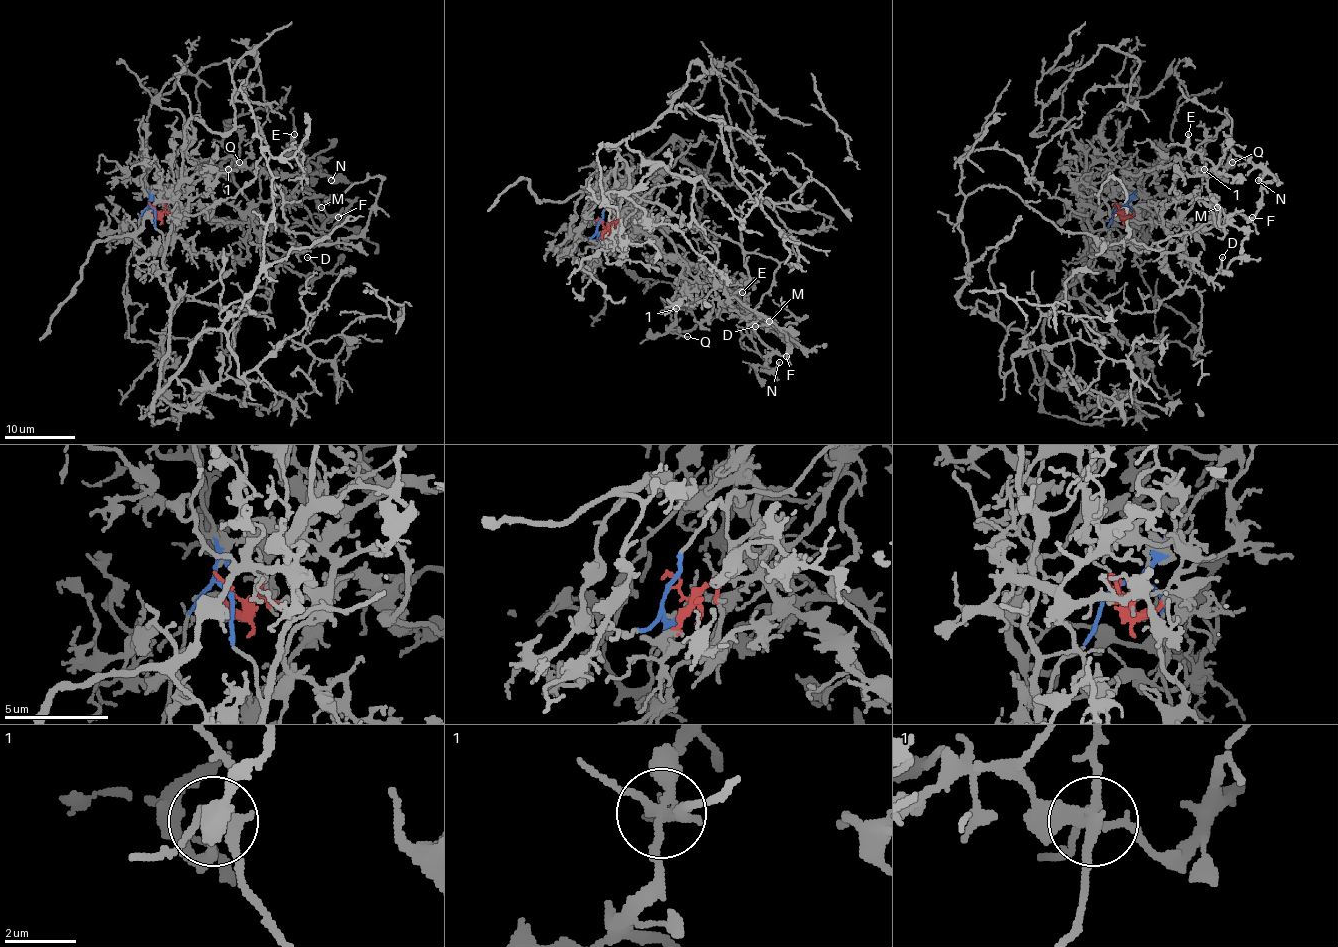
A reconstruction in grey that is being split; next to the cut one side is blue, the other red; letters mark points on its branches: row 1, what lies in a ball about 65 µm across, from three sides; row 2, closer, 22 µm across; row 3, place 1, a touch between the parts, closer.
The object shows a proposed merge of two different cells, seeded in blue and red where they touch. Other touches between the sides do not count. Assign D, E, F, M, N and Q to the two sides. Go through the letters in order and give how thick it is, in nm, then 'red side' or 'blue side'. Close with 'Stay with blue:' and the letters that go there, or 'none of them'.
D: 110 nm thick; red side
E: 280 nm thick; red side
F: 160 nm thick; red side
M: 130 nm thick; red side
N: 190 nm thick; red side
Q: 170 nm thick; red side
Stay with blue: none of them

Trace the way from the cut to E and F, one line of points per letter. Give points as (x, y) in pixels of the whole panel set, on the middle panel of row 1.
E: (598, 223), (630, 221), (667, 261), (697, 265), (749, 316), (739, 305), (742, 293)
F: (598, 223), (604, 226), (630, 221), (683, 267), (684, 277), (725, 305), (732, 305), (760, 338), (786, 356)

